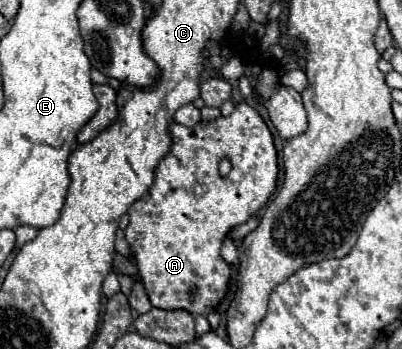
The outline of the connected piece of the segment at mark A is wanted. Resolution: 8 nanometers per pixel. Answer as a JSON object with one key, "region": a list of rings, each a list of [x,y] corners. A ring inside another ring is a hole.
{"region":[[[239,103],[227,117],[199,123],[195,129],[171,123],[171,135],[173,147],[169,155],[157,165],[155,183],[151,185],[149,193],[143,199],[135,201],[127,211],[129,225],[125,229],[125,237],[133,249],[141,281],[153,307],[185,309],[189,313],[207,315],[215,311],[215,307],[227,295],[227,285],[231,277],[229,265],[219,255],[221,243],[235,225],[241,225],[251,215],[259,213],[259,209],[273,195],[279,175],[277,151],[265,121],[247,103]],[[221,159],[229,159],[233,165],[229,177],[221,177],[217,171]],[[191,287],[197,287],[193,295],[189,295]]]}

